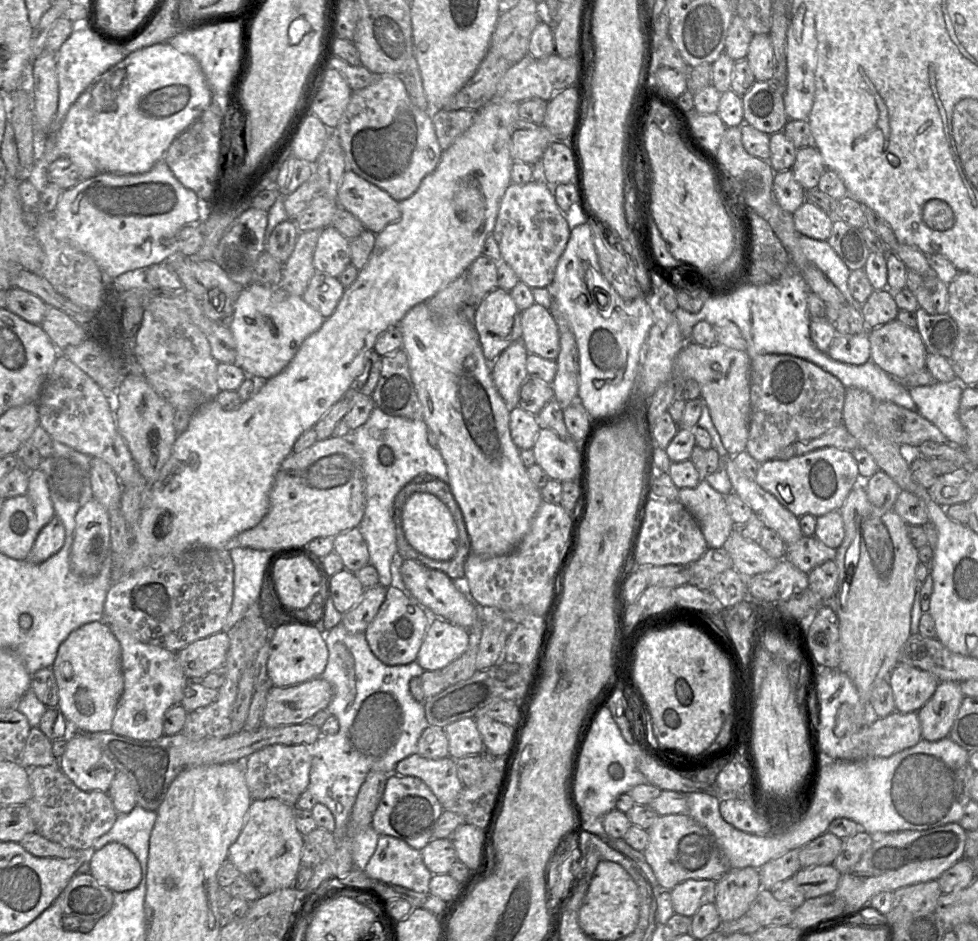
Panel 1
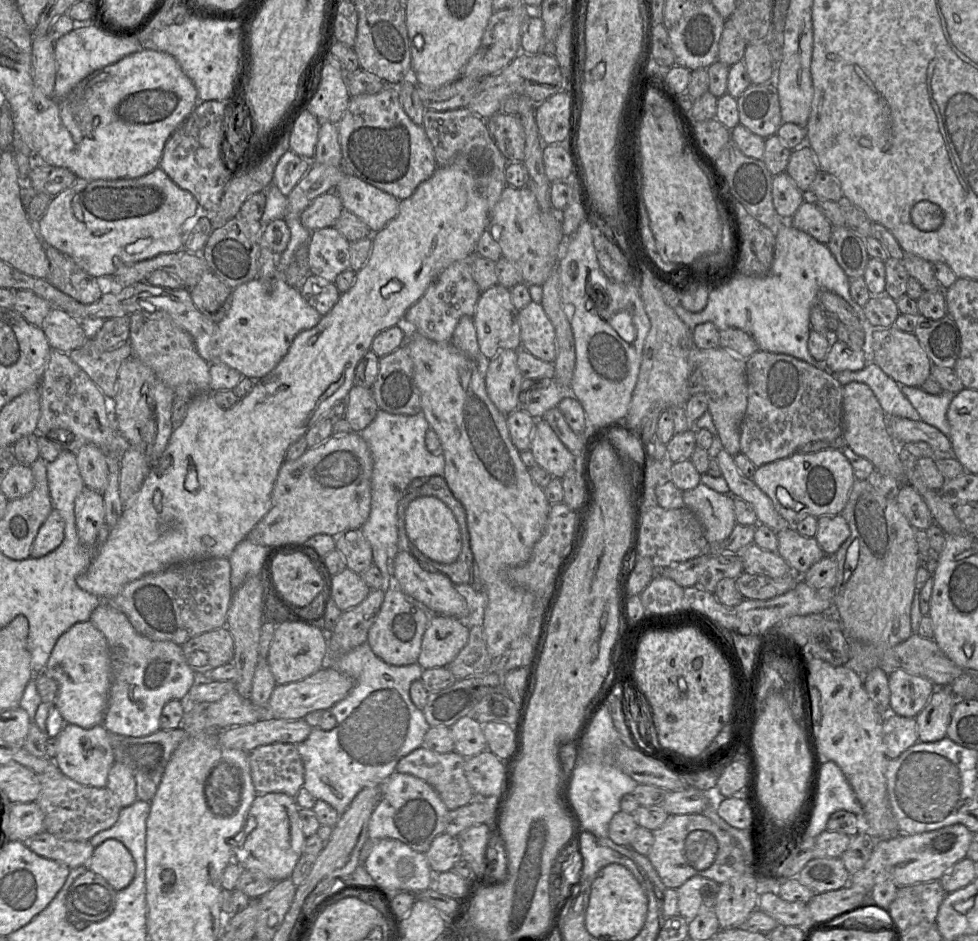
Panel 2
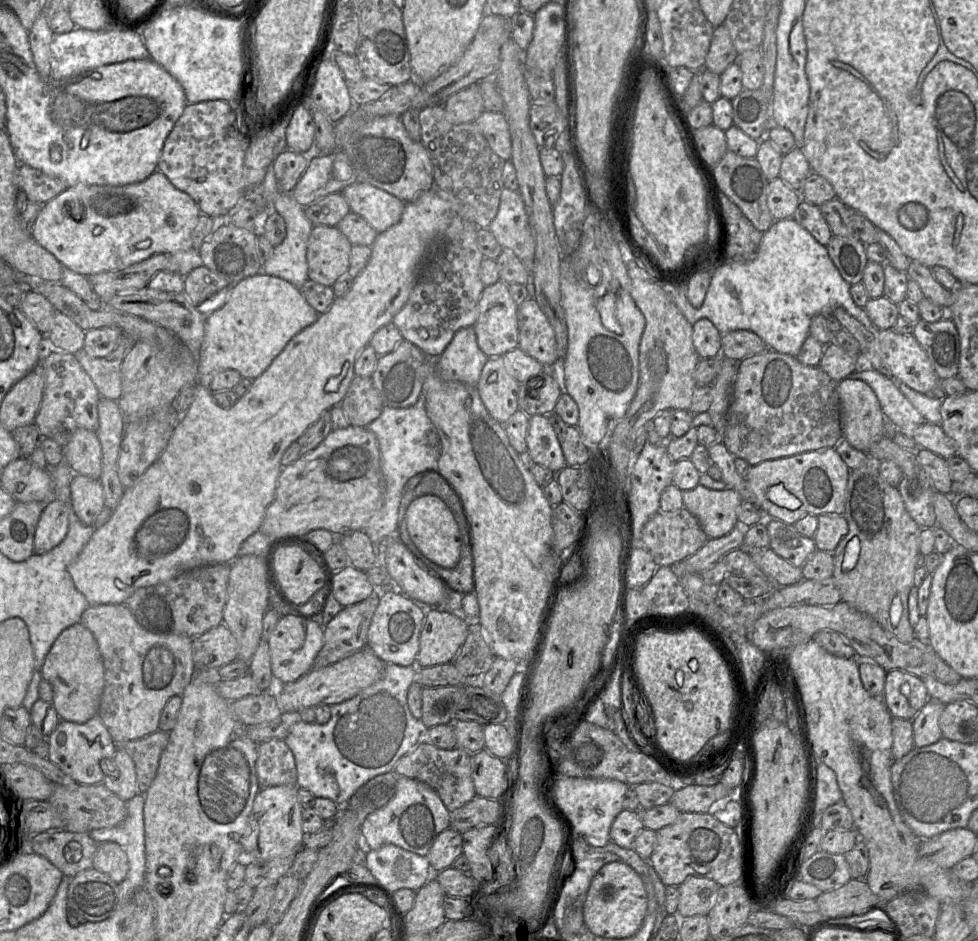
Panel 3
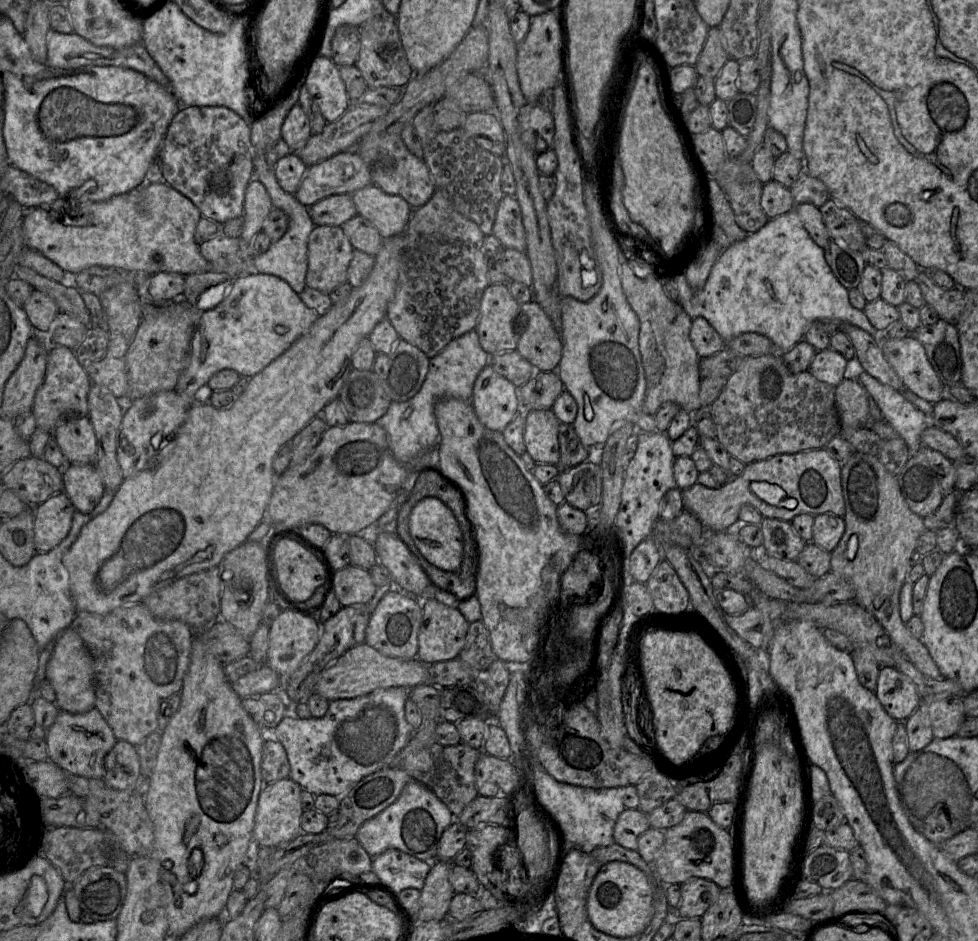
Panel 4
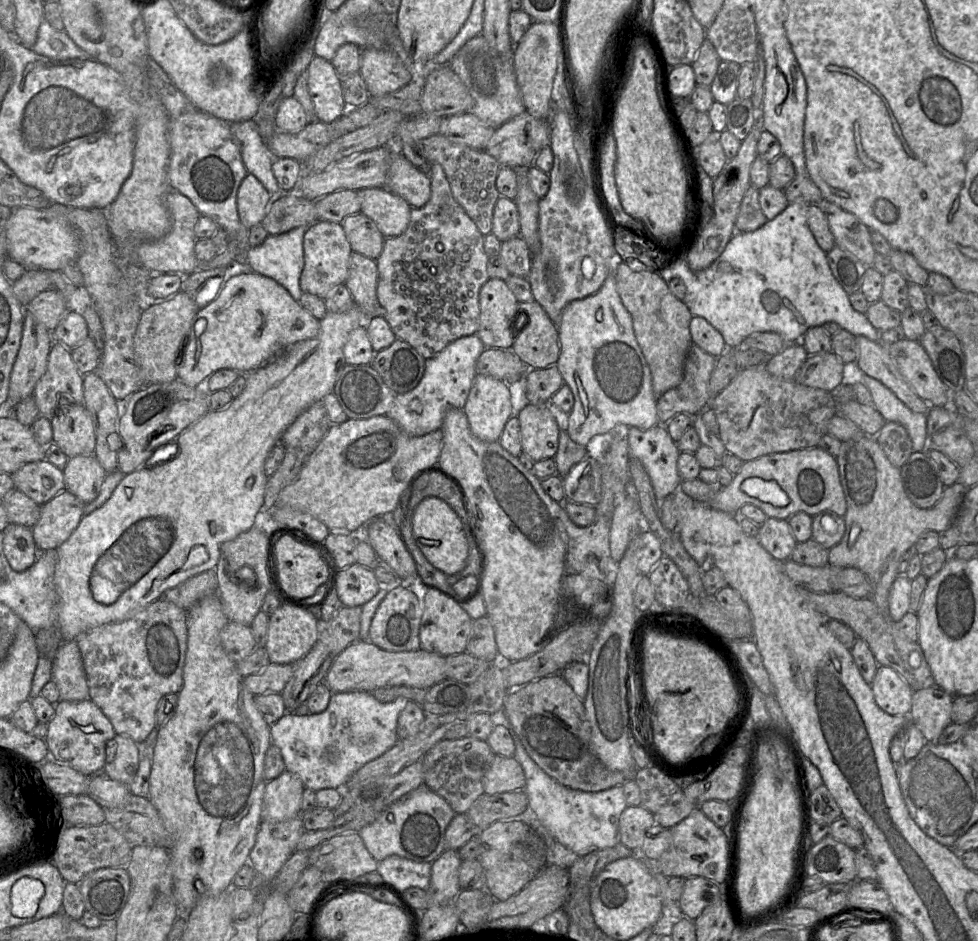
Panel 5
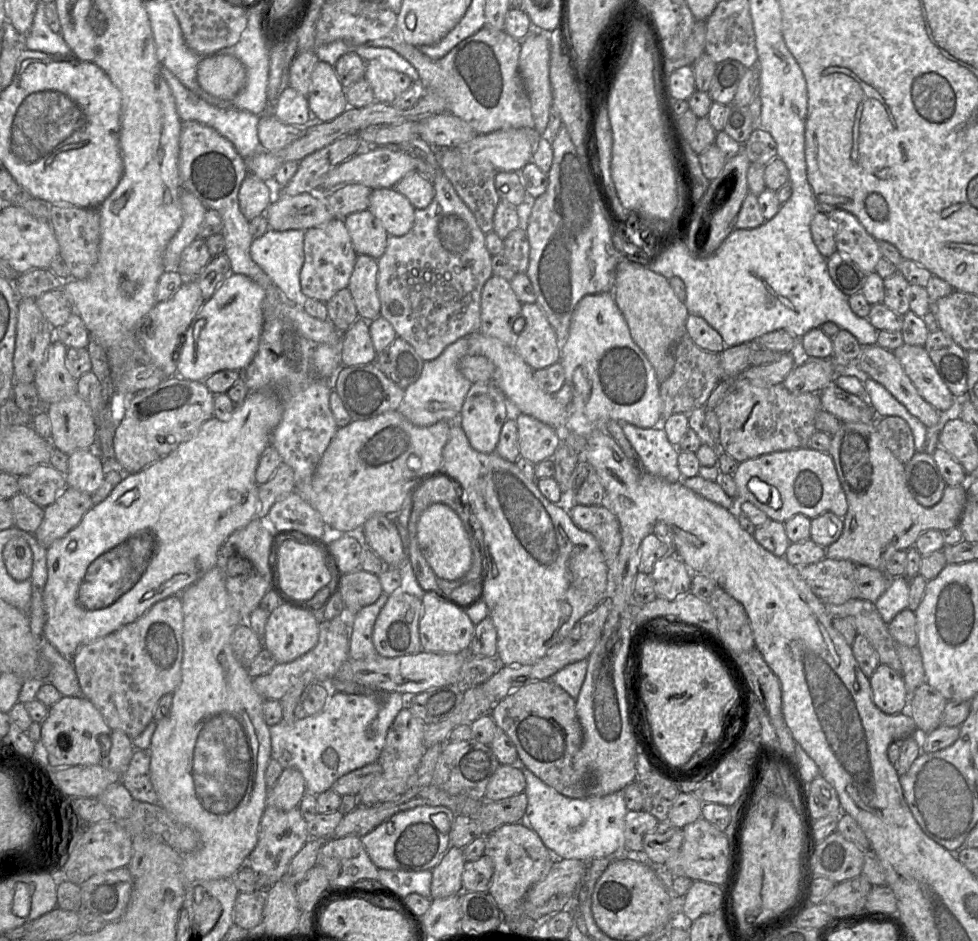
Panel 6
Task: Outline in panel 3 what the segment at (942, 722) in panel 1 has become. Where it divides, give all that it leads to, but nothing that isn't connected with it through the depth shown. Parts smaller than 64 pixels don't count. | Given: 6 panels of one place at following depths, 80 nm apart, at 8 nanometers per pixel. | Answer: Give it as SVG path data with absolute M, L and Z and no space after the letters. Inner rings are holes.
M928 699L912 720L914 747L921 748L936 743L942 738L939 718L943 706L940 702Z

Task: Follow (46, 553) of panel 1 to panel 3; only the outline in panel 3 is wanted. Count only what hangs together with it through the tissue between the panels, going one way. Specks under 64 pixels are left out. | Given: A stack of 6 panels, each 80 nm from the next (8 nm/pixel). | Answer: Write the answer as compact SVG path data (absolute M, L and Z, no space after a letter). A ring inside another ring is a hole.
M56 498L45 504L35 532L34 554L45 554L63 541L69 527L68 516L69 508Z

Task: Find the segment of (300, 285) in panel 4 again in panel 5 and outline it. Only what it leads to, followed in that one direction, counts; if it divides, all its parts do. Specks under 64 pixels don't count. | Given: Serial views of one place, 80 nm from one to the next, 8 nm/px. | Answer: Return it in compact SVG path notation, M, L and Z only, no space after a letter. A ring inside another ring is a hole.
M254 119L230 123L231 131L241 146L242 160L249 174L255 176L273 196L281 194L280 187L274 177L271 154ZM299 226L279 235L268 235L261 245L247 248L245 268L275 280L293 299L299 301L303 294L300 288L300 276L304 267L303 240L309 226Z

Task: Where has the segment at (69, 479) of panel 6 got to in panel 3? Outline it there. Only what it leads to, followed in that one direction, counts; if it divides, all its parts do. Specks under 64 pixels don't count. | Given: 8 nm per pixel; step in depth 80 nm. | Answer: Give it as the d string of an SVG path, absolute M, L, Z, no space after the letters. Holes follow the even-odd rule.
M75 474L71 480L71 508L85 525L93 525L104 507L104 493L99 480Z

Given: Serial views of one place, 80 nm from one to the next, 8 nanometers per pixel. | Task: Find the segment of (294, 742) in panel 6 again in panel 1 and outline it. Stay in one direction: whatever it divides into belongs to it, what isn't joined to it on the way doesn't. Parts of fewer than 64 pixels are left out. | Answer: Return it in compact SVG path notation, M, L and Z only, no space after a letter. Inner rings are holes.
M341 622L331 630L326 632L324 634L324 639L328 647L328 662L321 677L332 685L334 693L333 698L326 710L331 715L335 716L338 719L339 731L333 735L322 734L315 743L309 746L312 762L311 762L310 782L308 790L312 793L312 795L317 799L319 803L325 805L333 814L336 823L335 831L333 834L338 839L339 836L342 836L342 834L345 832L345 827L351 815L351 811L353 805L355 804L358 792L362 784L366 780L368 774L374 771L381 771L387 774L394 773L396 765L401 760L409 757L412 754L417 753L418 740L423 731L430 725L426 719L424 704L415 700L409 688L410 680L413 677L420 677L424 672L424 669L419 665L417 661L405 665L395 665L395 666L388 666L382 663L371 651L368 641L366 639L365 632L350 633Z

